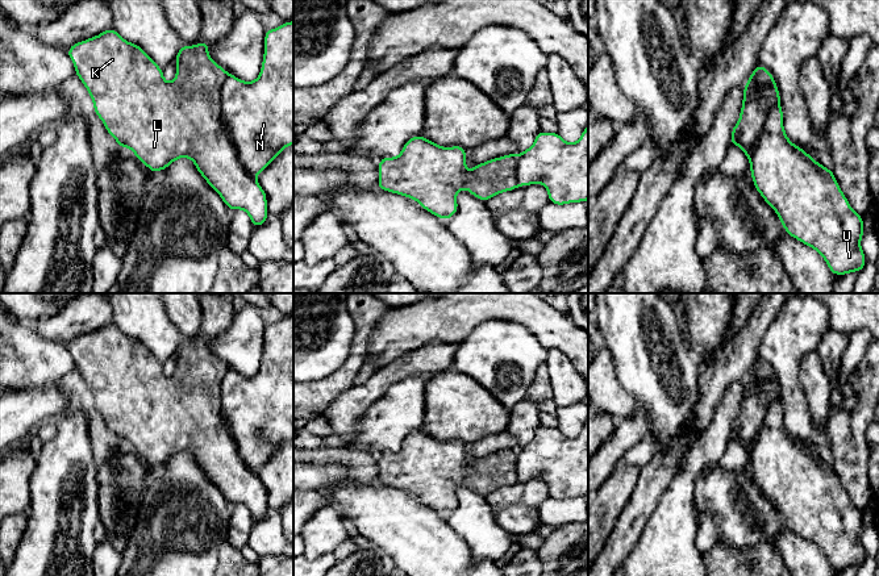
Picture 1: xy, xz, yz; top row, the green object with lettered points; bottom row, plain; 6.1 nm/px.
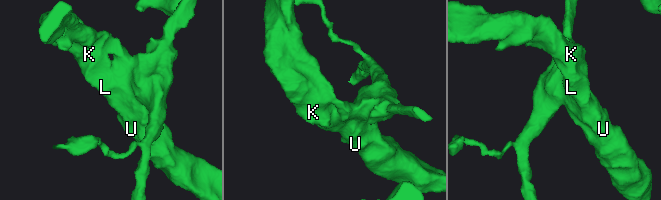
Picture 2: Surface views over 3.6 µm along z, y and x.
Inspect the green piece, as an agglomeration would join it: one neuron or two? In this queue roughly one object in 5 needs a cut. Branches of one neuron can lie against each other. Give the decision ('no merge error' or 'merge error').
merge error

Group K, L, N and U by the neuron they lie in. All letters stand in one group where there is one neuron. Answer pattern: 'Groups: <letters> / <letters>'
Groups: K L U / N

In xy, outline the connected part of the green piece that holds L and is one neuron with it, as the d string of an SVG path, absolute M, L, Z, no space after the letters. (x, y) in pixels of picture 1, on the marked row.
M113 28L74 43L67 54L92 99L95 113L118 146L130 149L151 172L166 170L179 158L189 158L225 205L230 210L245 210L258 228L268 218L267 195L243 168L222 121L221 88L228 71L209 57L208 47L205 41L183 45L175 55L176 76L171 83L142 47L125 41Z

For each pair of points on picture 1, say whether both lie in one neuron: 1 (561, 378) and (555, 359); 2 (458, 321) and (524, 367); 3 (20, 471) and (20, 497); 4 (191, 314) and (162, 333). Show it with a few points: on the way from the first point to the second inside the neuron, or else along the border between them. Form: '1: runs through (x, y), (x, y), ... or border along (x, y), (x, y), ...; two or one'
1: runs through (561, 374), (557, 363); one
2: border along (502, 320), (482, 321), (459, 343); two
3: runs through (20, 478), (20, 491); one
4: border along (163, 307), (167, 317), (184, 338); two

